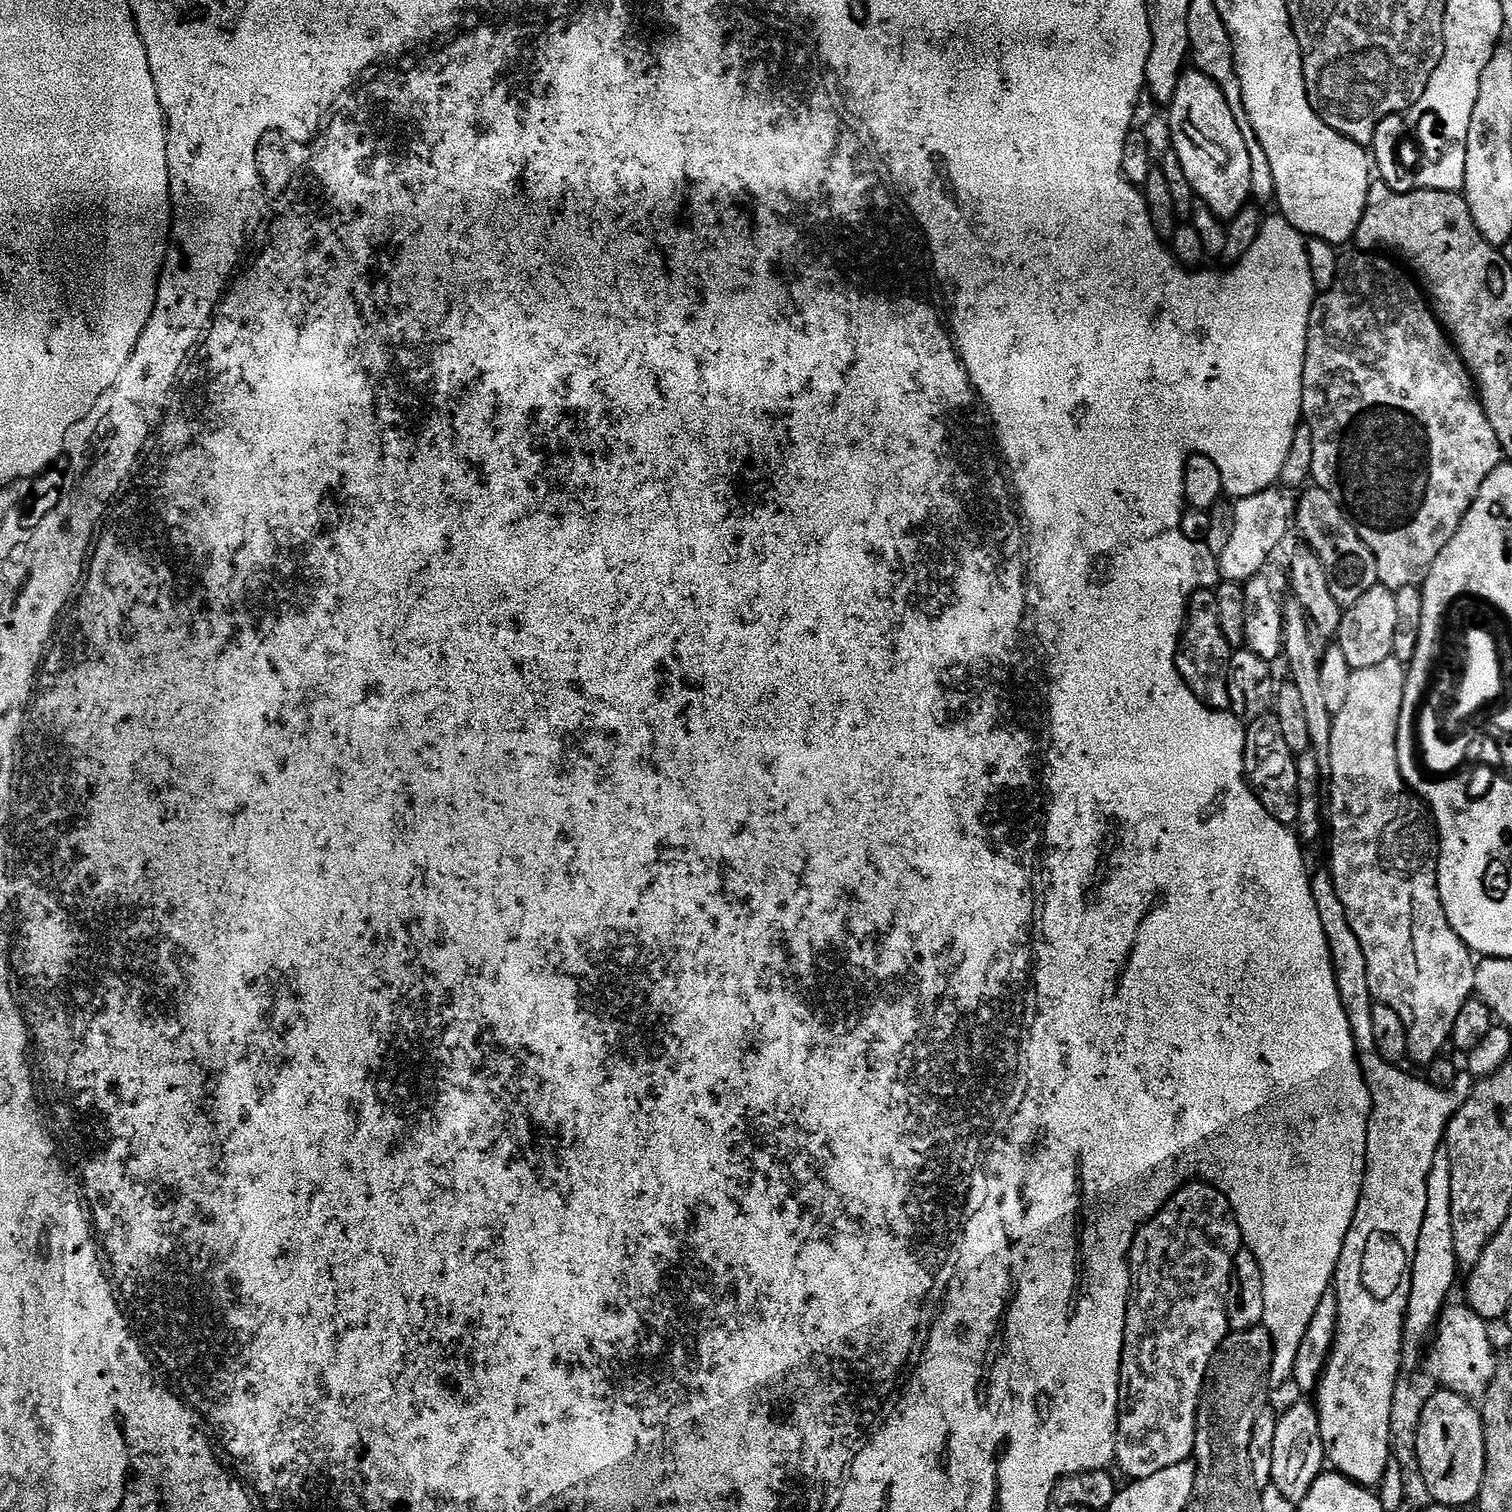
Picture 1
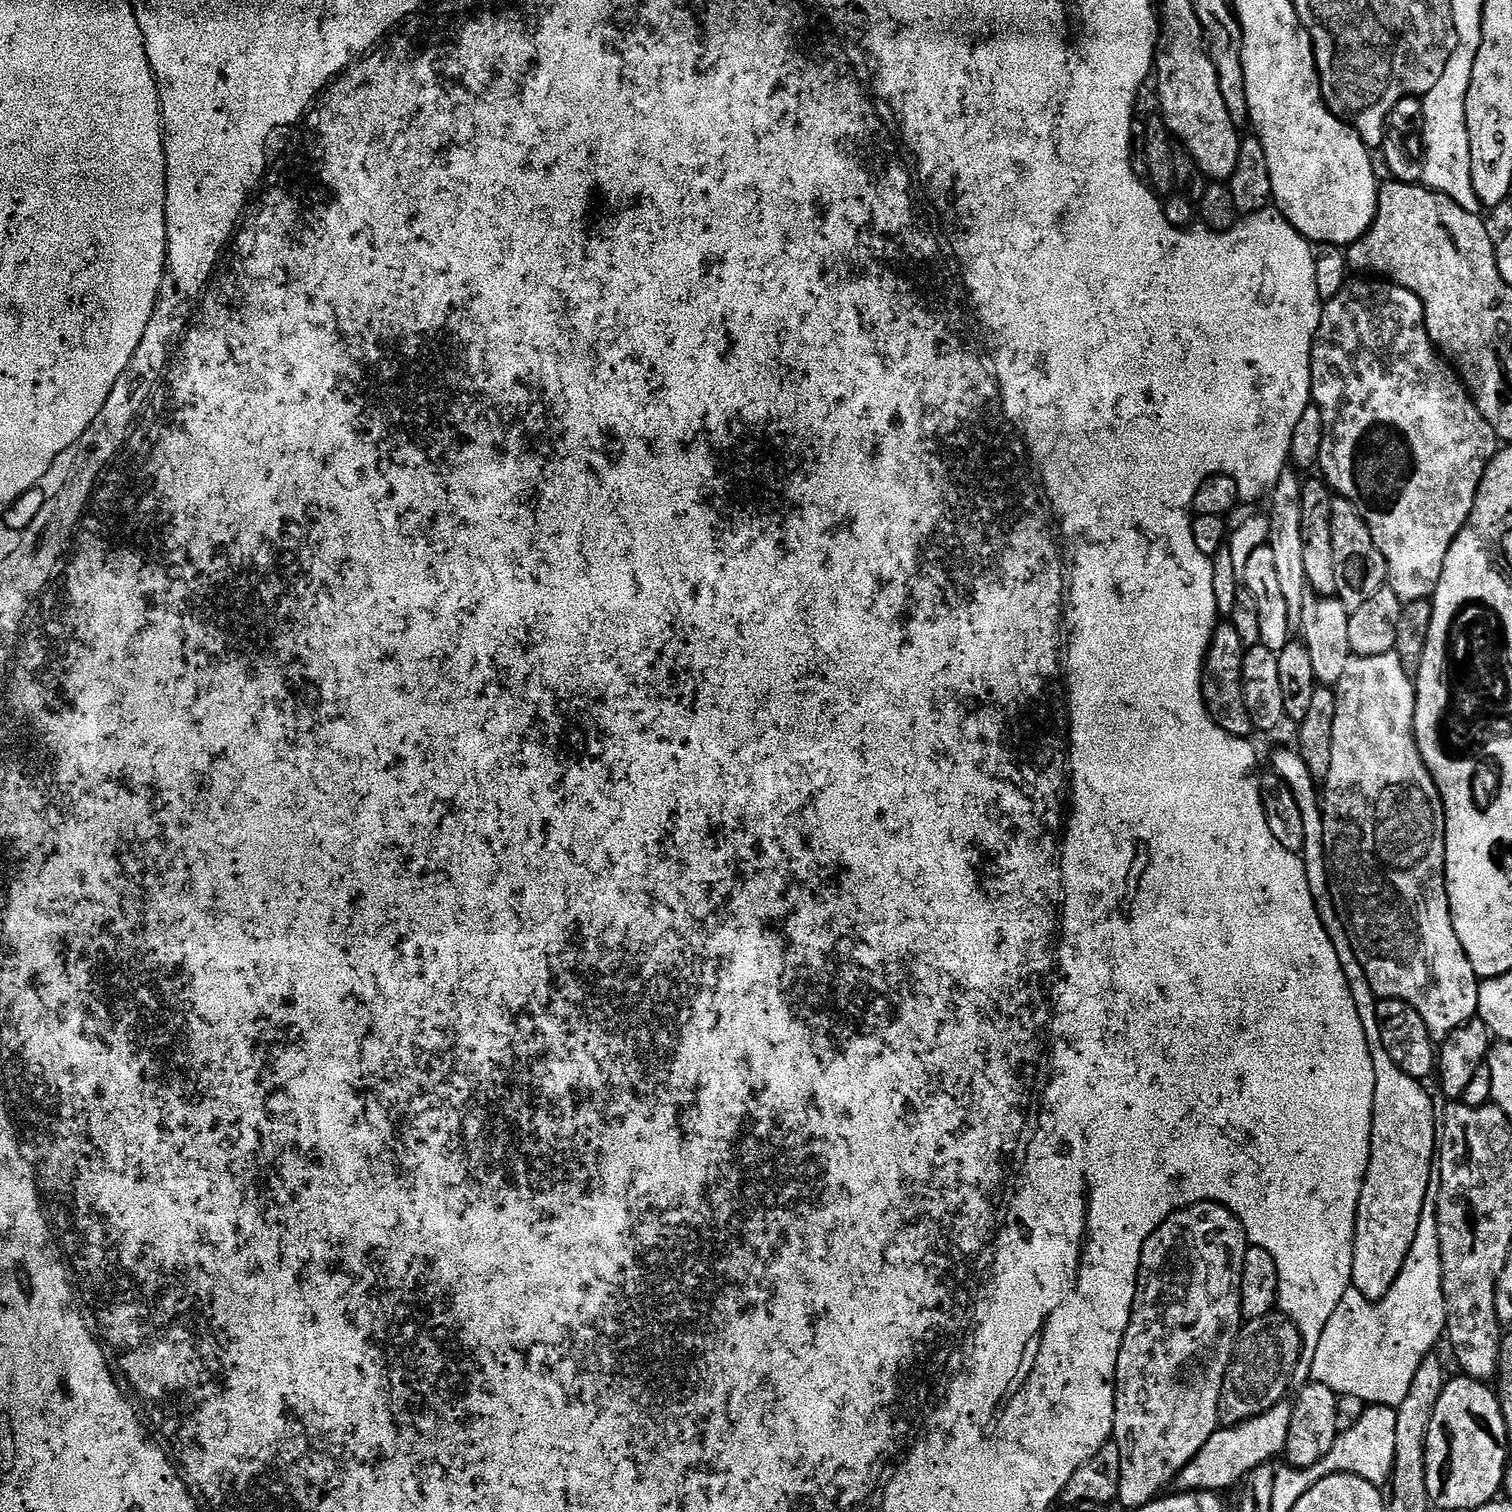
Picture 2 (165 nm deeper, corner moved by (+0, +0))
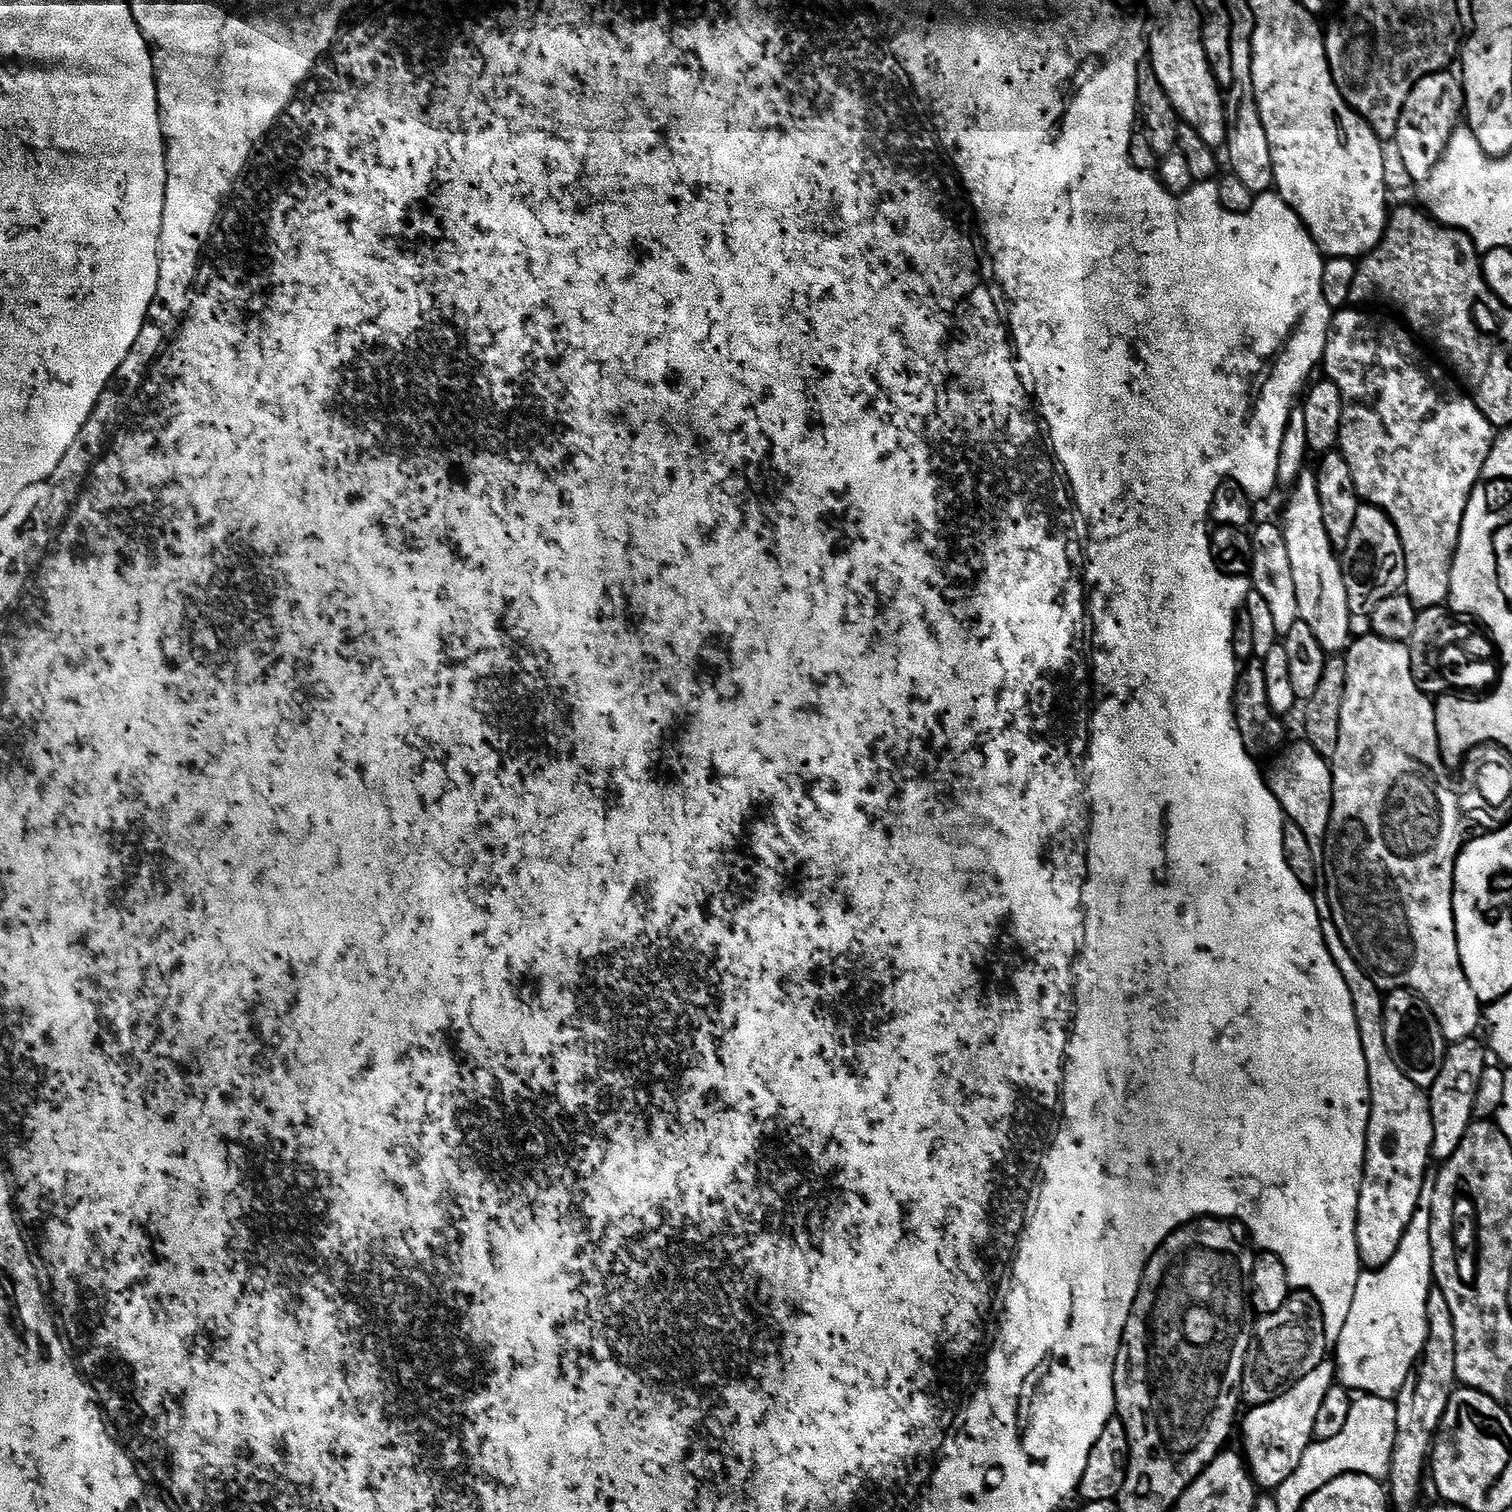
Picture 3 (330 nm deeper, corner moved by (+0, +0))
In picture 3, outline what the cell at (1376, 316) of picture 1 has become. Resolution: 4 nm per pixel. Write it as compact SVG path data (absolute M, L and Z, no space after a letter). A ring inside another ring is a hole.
M1349 306L1333 315L1322 357L1323 375L1342 390L1338 451L1346 458L1350 474L1354 474L1357 496L1363 503L1384 511L1390 522L1394 522L1398 538L1402 538L1402 550L1406 554L1403 591L1416 603L1417 609L1438 608L1450 594L1452 559L1456 557L1466 506L1480 480L1482 466L1490 458L1494 429L1472 397L1461 391L1443 367L1440 369L1424 360L1425 349L1399 319L1364 311L1368 310Z

